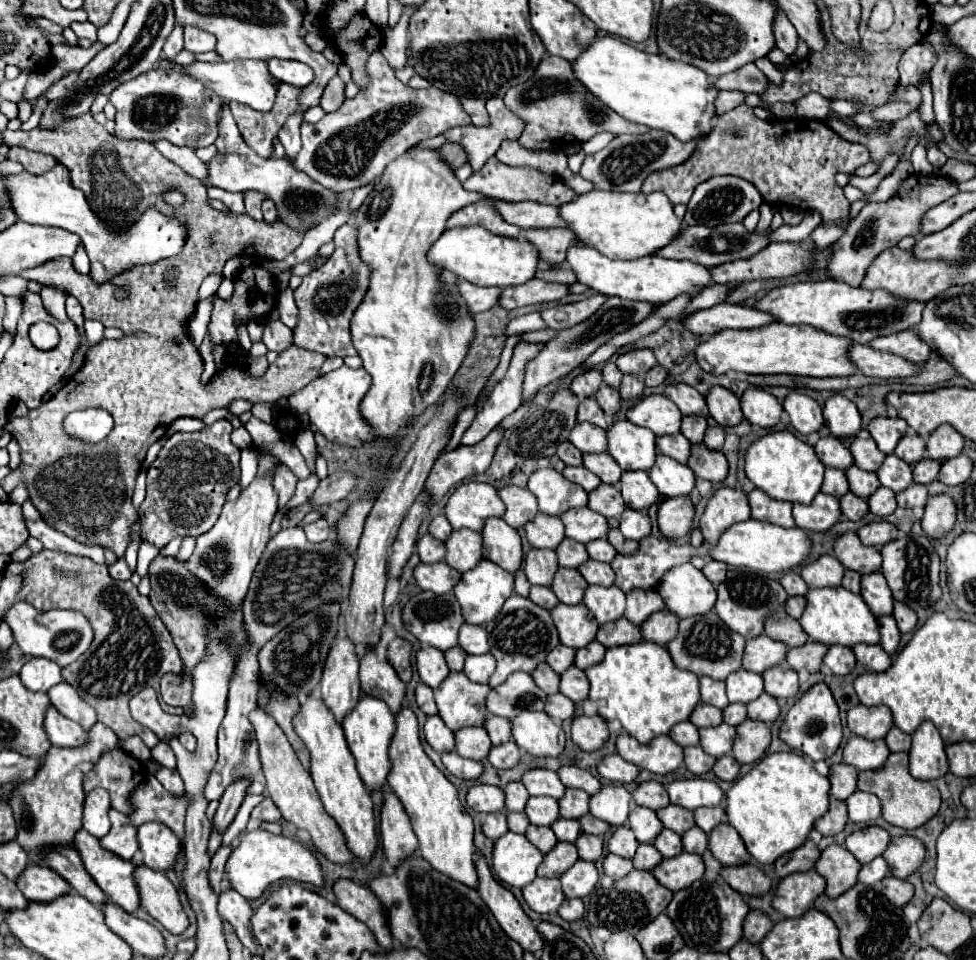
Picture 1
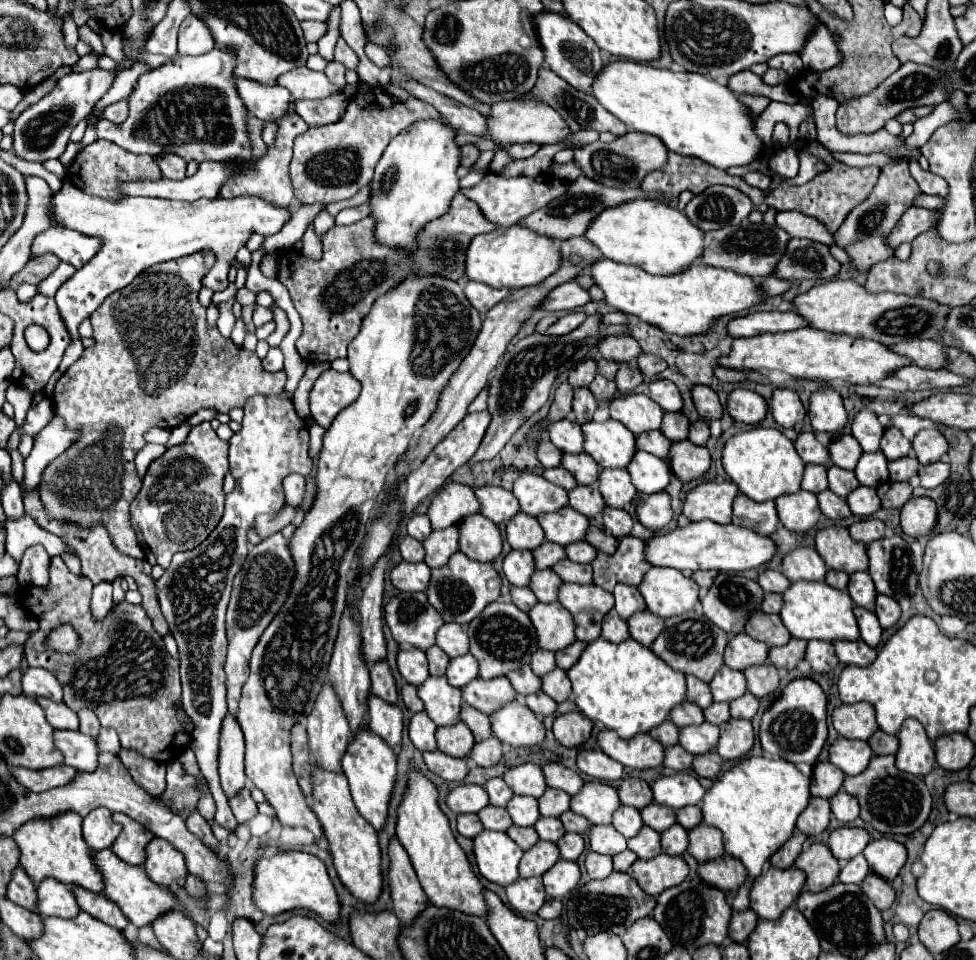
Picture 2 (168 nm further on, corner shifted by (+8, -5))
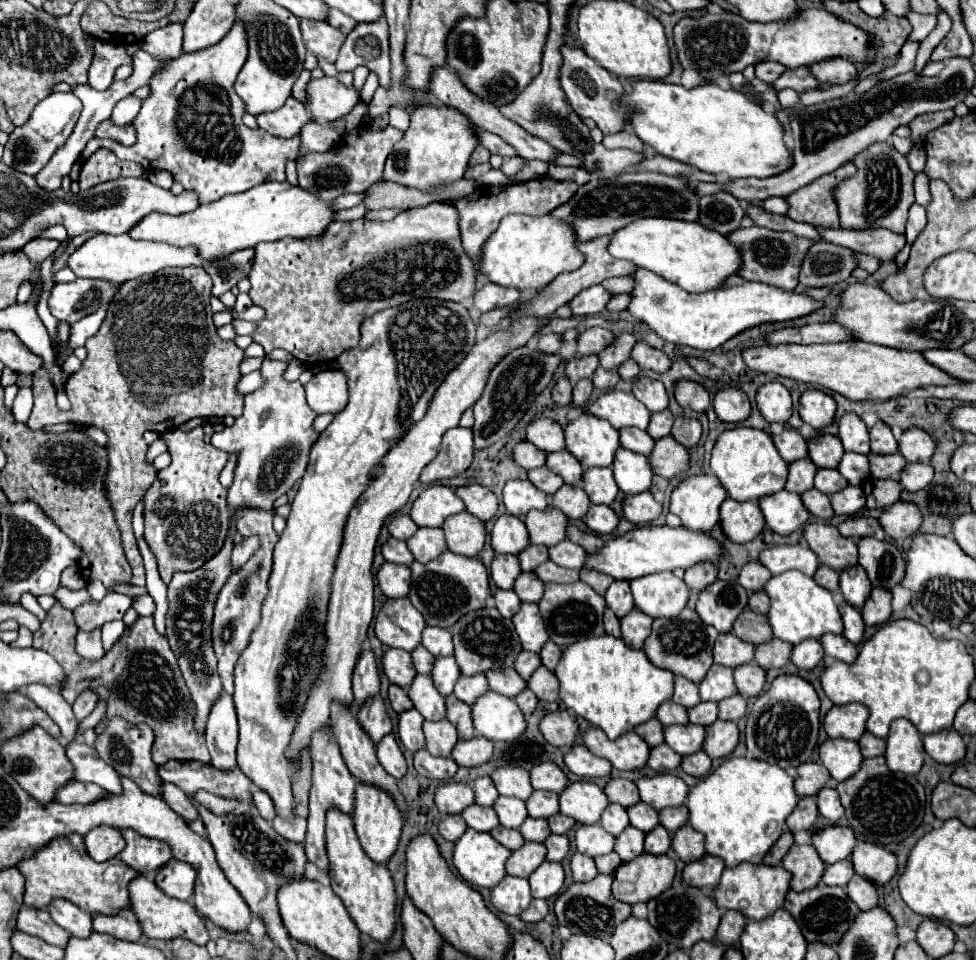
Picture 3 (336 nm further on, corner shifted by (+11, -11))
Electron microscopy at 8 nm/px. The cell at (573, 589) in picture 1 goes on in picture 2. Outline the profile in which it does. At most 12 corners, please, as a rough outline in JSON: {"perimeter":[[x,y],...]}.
{"perimeter":[[535,570],[529,582],[539,602],[557,602],[559,576]]}

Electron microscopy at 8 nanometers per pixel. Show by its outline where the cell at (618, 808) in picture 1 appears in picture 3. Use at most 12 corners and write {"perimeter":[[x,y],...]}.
{"perimeter":[[572,782],[560,812],[596,824],[608,798],[594,782]]}

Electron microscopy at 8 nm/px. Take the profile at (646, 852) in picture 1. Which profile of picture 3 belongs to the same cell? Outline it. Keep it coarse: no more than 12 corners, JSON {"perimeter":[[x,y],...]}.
{"perimeter":[[616,852],[598,856],[600,874],[614,874],[622,862]]}

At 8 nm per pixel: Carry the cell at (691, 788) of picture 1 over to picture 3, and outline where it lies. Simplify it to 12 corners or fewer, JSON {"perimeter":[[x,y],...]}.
{"perimeter":[[674,774],[636,782],[642,802],[656,810],[682,806],[688,784]]}

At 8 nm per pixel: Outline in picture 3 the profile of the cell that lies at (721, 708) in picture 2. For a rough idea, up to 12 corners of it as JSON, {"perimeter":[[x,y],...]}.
{"perimeter":[[716,702],[688,710],[690,722],[710,726],[718,720]]}

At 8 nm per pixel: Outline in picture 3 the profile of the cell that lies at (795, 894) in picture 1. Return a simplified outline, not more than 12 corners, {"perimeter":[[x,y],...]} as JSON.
{"perimeter":[[782,866],[726,868],[718,908],[762,920],[784,906],[792,876]]}

